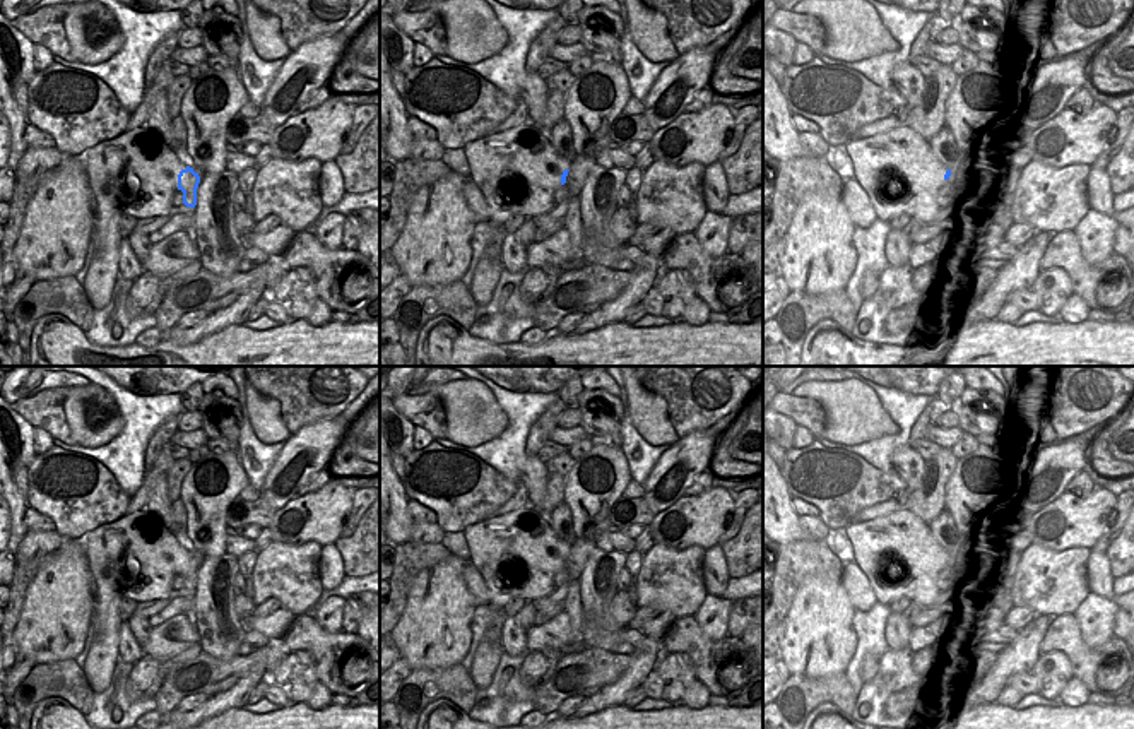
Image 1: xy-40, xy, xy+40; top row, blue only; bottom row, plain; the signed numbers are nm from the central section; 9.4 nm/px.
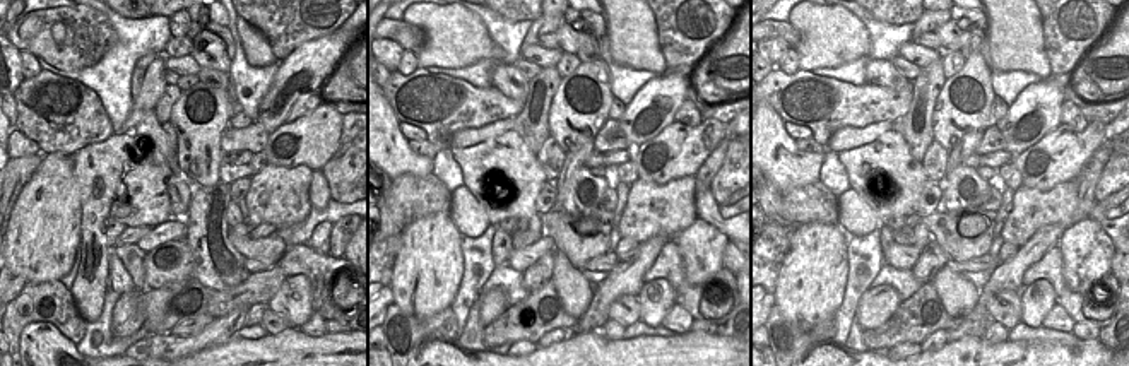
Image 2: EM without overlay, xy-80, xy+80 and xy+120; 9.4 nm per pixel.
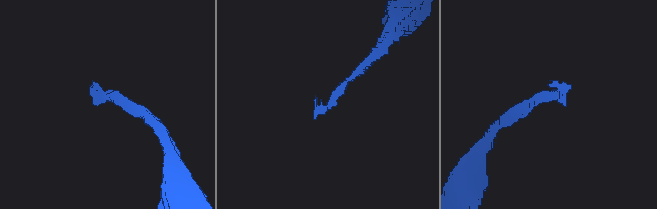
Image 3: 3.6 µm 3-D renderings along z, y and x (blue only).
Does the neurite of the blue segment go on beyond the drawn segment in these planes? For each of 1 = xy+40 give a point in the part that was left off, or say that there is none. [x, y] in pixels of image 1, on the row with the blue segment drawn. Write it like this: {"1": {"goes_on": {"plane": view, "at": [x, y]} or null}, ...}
{"1": {"goes_on": null}}

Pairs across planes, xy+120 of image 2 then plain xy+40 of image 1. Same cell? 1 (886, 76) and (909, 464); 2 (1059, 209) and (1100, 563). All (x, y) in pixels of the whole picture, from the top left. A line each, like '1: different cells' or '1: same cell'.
1: same cell
2: different cells

